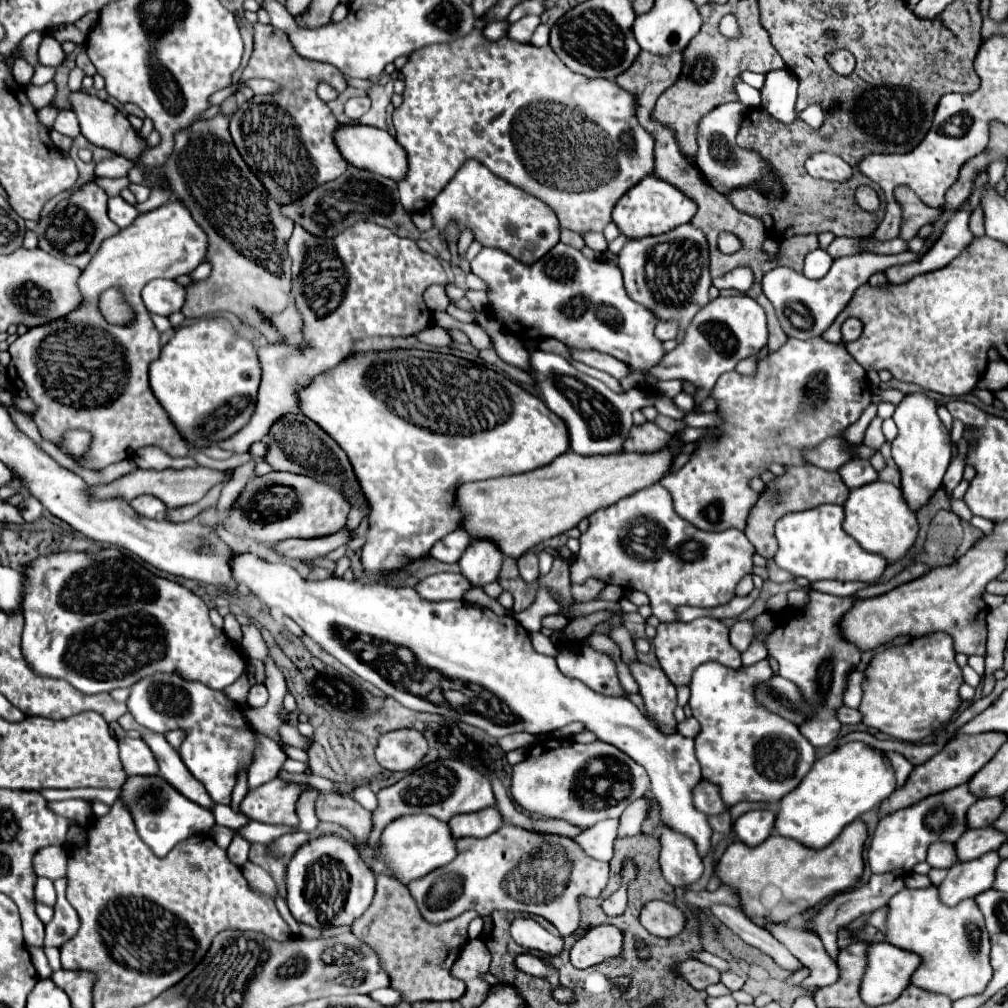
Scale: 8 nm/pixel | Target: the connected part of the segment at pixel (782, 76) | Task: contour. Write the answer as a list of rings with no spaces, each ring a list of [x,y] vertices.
[[[788,69],[770,71],[765,77],[763,108],[775,119],[789,124],[796,120],[796,89],[798,81]]]

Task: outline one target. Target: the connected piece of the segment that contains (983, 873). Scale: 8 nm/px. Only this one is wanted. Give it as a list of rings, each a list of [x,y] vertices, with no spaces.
[[[990,851],[974,861],[952,865],[948,869],[946,879],[938,887],[942,901],[952,907],[962,899],[976,897],[978,893],[990,889],[996,879],[998,863],[1000,863],[998,851]]]

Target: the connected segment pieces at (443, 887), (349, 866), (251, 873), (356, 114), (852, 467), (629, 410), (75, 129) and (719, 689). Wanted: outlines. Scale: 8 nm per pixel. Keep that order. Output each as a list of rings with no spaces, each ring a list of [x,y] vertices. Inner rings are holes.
[[[510,823],[502,825],[494,835],[488,835],[484,839],[474,839],[474,837],[458,839],[456,849],[458,849],[458,857],[454,861],[408,885],[424,921],[428,923],[450,921],[468,909],[474,909],[482,917],[500,909],[500,911],[540,915],[550,923],[554,923],[558,931],[566,937],[576,931],[580,921],[578,897],[580,895],[598,897],[608,881],[608,863],[588,857],[572,839],[558,835],[530,833]]]
[[[316,837],[302,845],[288,863],[286,875],[288,907],[296,921],[328,929],[352,925],[372,903],[374,897],[374,873],[366,861],[358,857],[354,845],[348,841],[338,841],[338,837]]]
[[[246,863],[246,865],[242,865],[242,871],[246,873],[246,879],[250,881],[250,885],[254,885],[254,889],[262,889],[264,893],[270,893],[272,897],[276,895],[276,885],[262,867],[258,867],[254,863]]]
[[[368,95],[366,97],[354,97],[352,101],[348,101],[346,103],[346,115],[350,117],[350,119],[354,119],[354,121],[358,121],[360,117],[362,117],[362,113],[366,113],[368,111]],[[362,101],[362,105],[358,105]]]
[[[854,459],[854,461],[846,463],[844,467],[840,467],[838,473],[850,489],[858,489],[858,487],[864,487],[868,483],[878,481],[878,473],[874,471],[870,461],[866,461],[866,459]]]
[[[534,351],[530,355],[530,375],[536,379],[544,393],[544,403],[568,427],[570,449],[580,455],[612,455],[624,451],[624,441],[630,435],[632,413],[640,407],[654,406],[656,396],[650,391],[630,389],[624,395],[610,391],[602,381],[580,373],[566,359],[554,353]]]
[[[60,111],[56,121],[54,121],[54,129],[62,135],[78,137],[80,135],[80,123],[76,119],[76,113],[74,111]]]
[[[762,659],[750,667],[726,669],[718,663],[706,663],[694,669],[690,681],[690,707],[692,715],[702,725],[702,731],[696,735],[696,757],[702,765],[702,777],[710,779],[720,787],[722,799],[726,805],[736,805],[740,801],[768,801],[778,803],[786,793],[790,793],[802,777],[810,771],[814,763],[814,747],[800,735],[798,727],[768,709],[762,709],[754,701],[754,685],[756,681],[766,681],[772,675],[768,659]]]

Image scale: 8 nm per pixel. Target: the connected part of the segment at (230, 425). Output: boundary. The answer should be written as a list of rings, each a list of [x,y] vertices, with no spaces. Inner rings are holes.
[[[222,317],[202,319],[194,325],[184,325],[176,329],[174,337],[162,347],[160,357],[150,365],[150,389],[158,403],[168,413],[170,421],[178,429],[178,433],[188,443],[190,451],[202,451],[210,445],[218,445],[238,433],[248,425],[258,397],[260,385],[260,365],[256,357],[256,349],[250,341],[236,335],[230,323]]]

